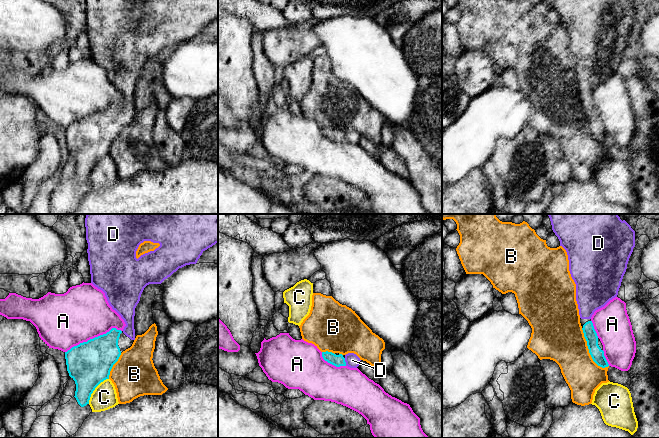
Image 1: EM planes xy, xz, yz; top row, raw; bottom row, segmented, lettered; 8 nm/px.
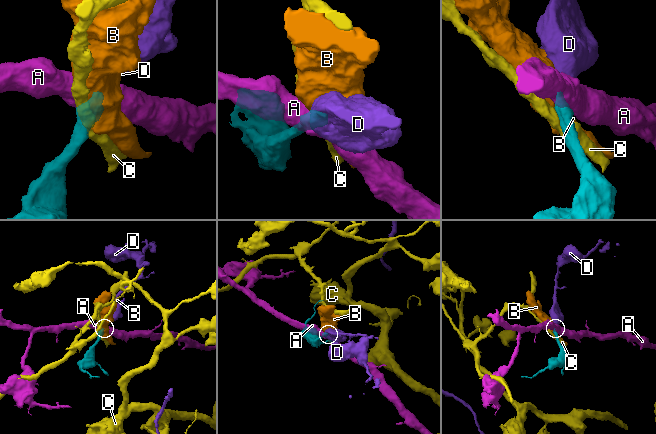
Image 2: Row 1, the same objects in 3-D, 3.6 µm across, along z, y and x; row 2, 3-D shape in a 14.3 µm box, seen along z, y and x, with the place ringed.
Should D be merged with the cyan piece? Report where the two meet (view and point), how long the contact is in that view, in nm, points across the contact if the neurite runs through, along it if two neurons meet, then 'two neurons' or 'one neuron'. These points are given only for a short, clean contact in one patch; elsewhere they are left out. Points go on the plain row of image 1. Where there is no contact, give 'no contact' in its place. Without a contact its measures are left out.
meets cyan in xz at (345, 138); contact 70 nm long; runs through xz (337, 136), (345, 138), (352, 136); one neuron

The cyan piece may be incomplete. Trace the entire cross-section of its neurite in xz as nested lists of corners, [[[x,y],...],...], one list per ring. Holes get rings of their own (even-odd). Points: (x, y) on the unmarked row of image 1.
[[[322,128],[322,133],[328,139],[340,143],[348,142],[350,144],[357,144],[360,140],[360,134],[354,129],[348,129],[345,132],[342,130],[336,131],[332,128]]]

